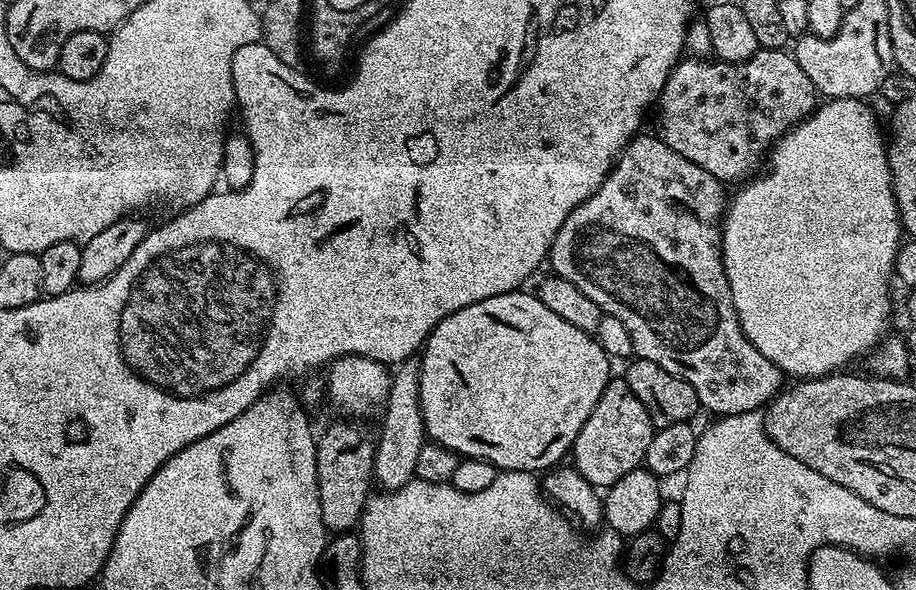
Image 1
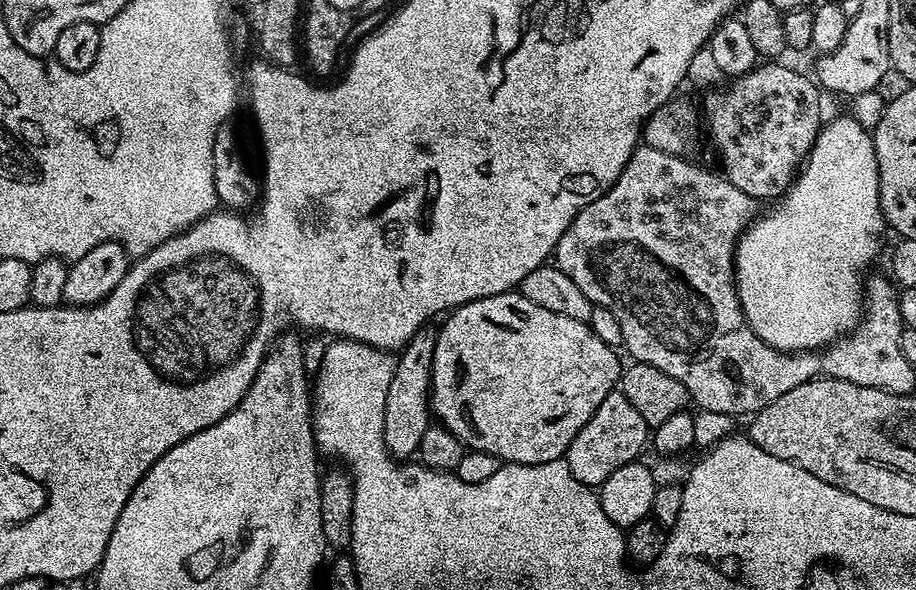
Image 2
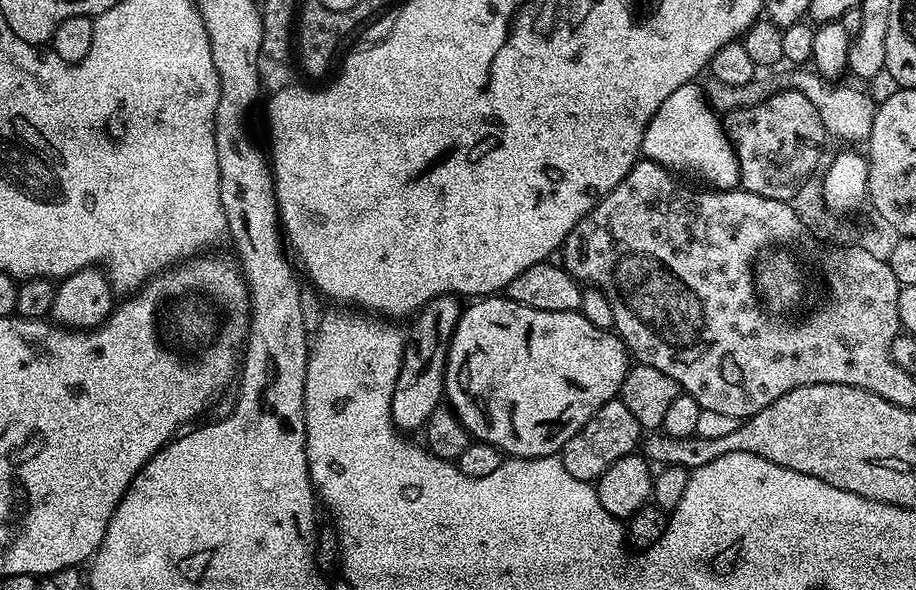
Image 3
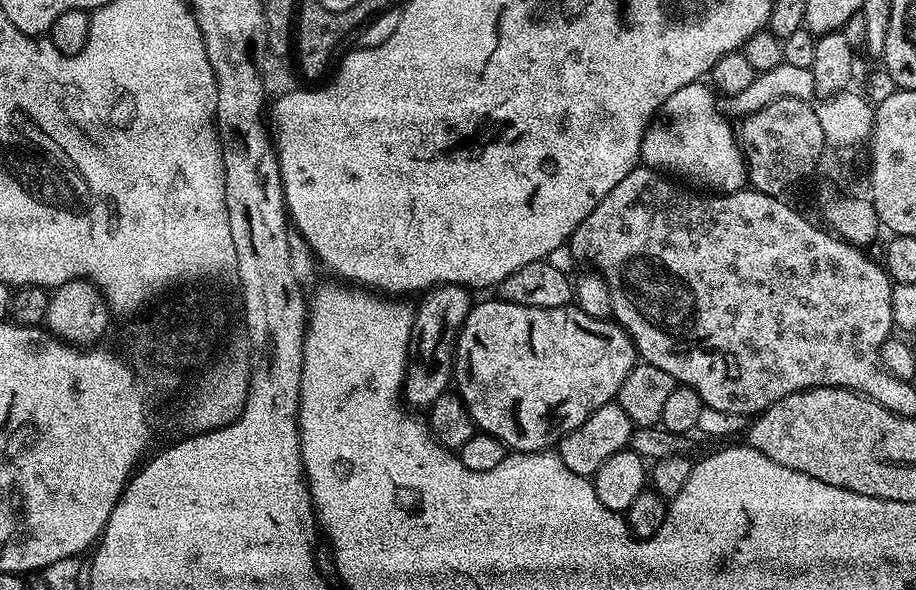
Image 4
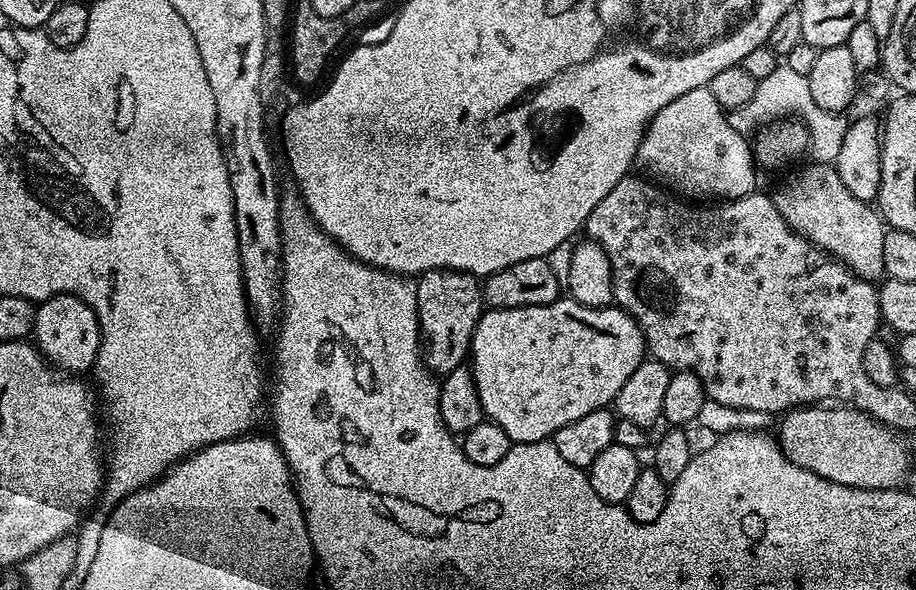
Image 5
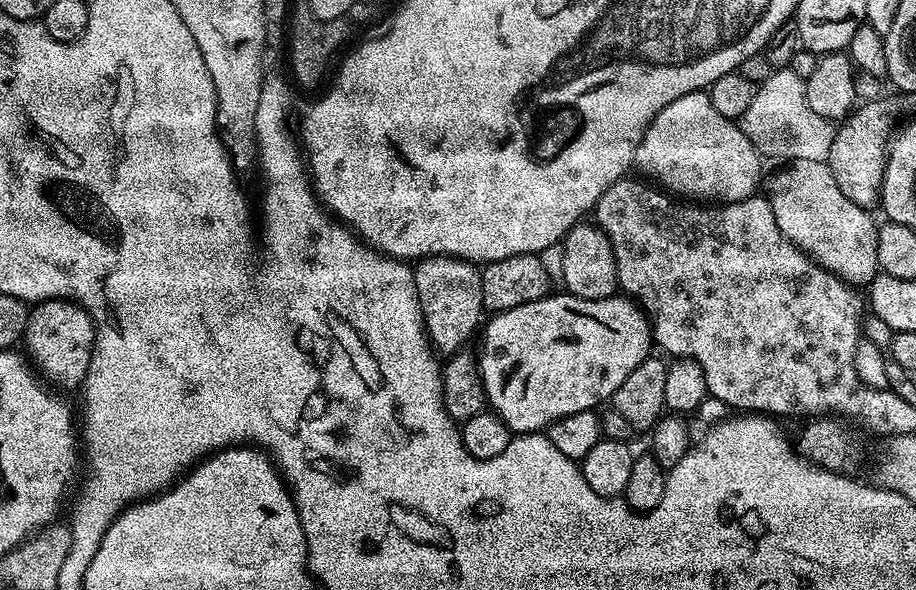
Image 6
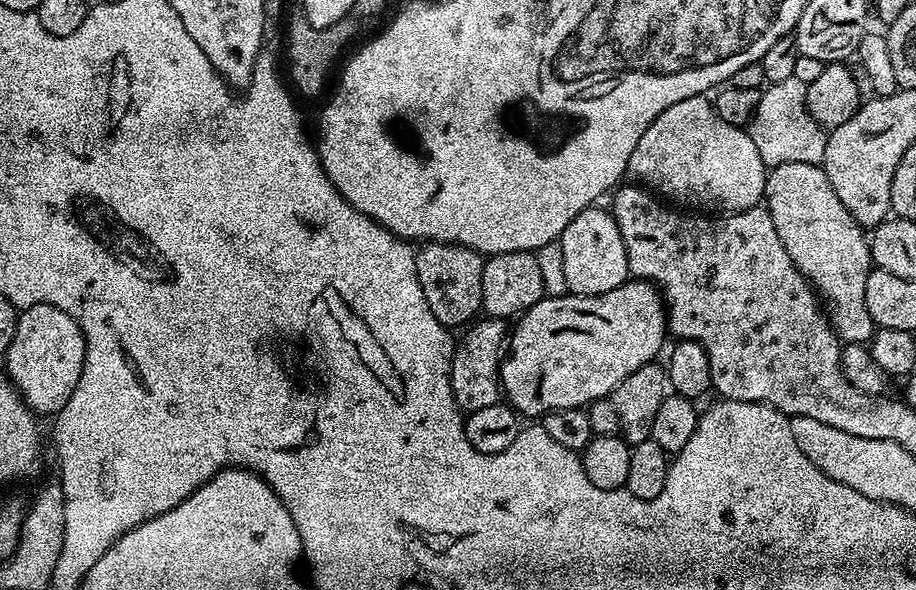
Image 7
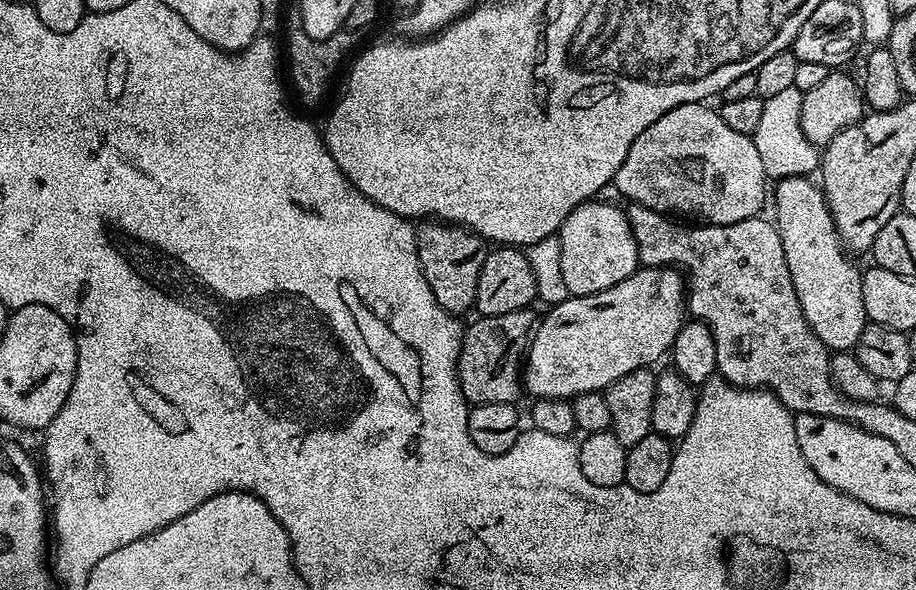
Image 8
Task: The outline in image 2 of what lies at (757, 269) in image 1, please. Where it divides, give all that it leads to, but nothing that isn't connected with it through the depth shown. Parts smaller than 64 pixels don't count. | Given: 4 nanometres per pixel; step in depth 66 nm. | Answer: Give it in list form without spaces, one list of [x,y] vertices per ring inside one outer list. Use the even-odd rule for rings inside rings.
[[[844,114],[837,120],[832,120],[823,125],[814,142],[812,149],[808,151],[808,159],[801,167],[797,177],[792,182],[792,187],[779,197],[778,203],[768,213],[761,215],[752,221],[740,239],[736,241],[736,293],[740,299],[740,309],[744,312],[744,321],[766,342],[771,348],[777,348],[779,352],[815,352],[823,350],[828,345],[839,340],[841,336],[848,335],[862,319],[862,309],[865,307],[864,285],[866,273],[872,264],[872,259],[880,252],[880,235],[886,232],[884,215],[880,209],[880,179],[878,178],[878,162],[874,154],[874,142],[872,132],[855,120],[850,114]]]

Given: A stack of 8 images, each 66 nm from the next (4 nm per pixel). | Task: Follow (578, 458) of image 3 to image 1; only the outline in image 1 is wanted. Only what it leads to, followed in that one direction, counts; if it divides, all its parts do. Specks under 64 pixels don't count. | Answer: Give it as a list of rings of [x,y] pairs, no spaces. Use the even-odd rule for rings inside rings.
[[[623,378],[609,379],[606,390],[602,390],[602,398],[598,398],[598,406],[590,410],[590,418],[586,418],[582,430],[578,430],[578,438],[573,442],[570,453],[571,463],[576,472],[586,478],[586,482],[590,482],[597,490],[607,490],[614,482],[618,482],[618,478],[622,478],[622,474],[630,474],[630,470],[645,463],[653,433],[654,425],[650,414],[646,414],[646,406],[634,398],[628,383]]]

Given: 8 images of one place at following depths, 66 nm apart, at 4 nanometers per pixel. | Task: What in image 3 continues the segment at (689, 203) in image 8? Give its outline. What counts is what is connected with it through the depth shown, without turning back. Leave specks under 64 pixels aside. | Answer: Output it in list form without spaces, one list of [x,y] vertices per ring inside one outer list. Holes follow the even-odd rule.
[[[696,82],[678,86],[678,90],[658,106],[644,131],[640,151],[643,159],[652,160],[676,174],[689,172],[716,190],[732,190],[740,183],[736,151],[732,149],[725,125],[708,104],[703,87]]]

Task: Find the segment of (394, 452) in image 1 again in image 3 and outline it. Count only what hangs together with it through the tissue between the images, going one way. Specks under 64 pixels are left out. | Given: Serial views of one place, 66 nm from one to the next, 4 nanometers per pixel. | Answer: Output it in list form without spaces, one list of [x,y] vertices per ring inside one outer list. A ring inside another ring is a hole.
[[[449,294],[431,300],[411,321],[412,332],[410,328],[404,342],[404,357],[398,370],[398,382],[394,386],[392,399],[392,420],[401,433],[411,433],[411,428],[423,429],[432,411],[441,407],[448,347],[460,321],[461,311],[461,301],[455,295]]]

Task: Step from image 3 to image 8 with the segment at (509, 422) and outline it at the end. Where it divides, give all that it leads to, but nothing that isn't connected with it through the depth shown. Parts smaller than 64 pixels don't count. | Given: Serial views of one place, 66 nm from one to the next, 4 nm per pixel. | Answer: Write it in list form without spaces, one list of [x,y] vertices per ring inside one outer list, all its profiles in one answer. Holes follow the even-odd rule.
[[[640,266],[637,267],[634,274],[630,274],[630,278],[622,278],[622,282],[618,282],[618,286],[610,286],[610,290],[602,290],[598,294],[590,294],[589,296],[569,296],[561,304],[551,305],[545,312],[548,313],[541,320],[539,317],[528,342],[526,359],[522,364],[523,391],[527,395],[529,392],[529,397],[538,400],[542,398],[566,400],[573,396],[581,396],[587,392],[604,392],[611,384],[618,382],[618,378],[626,378],[626,374],[630,374],[634,370],[655,365],[654,362],[659,356],[667,357],[669,355],[675,336],[686,323],[686,280],[677,269],[671,266],[666,268],[645,268]]]

